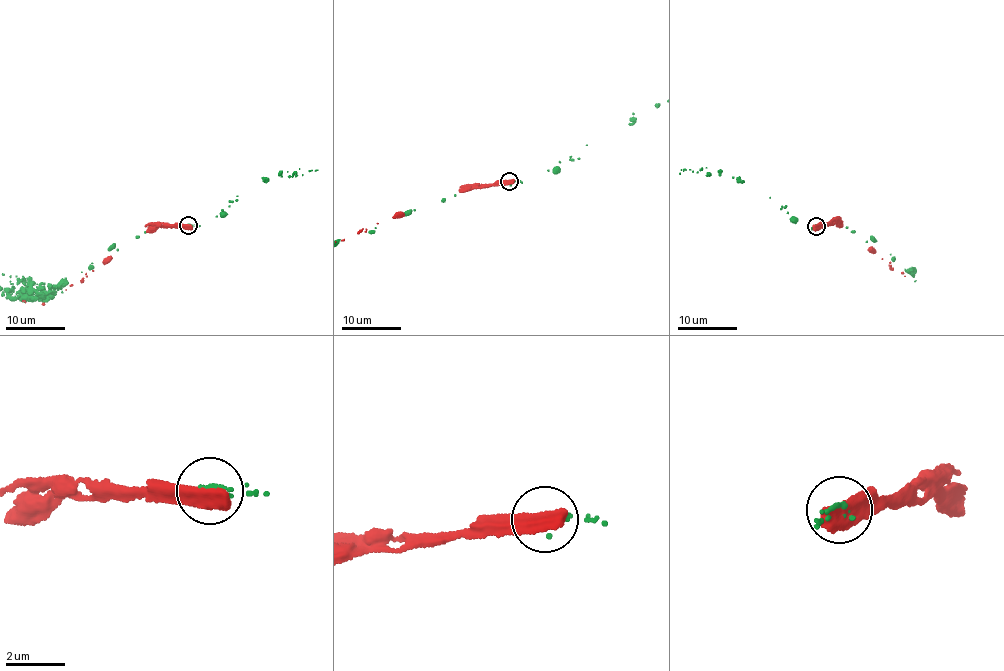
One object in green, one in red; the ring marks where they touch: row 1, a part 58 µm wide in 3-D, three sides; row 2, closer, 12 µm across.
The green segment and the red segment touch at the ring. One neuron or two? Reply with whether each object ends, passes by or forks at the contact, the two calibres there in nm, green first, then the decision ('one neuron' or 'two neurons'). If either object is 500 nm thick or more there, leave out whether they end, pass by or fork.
calibres 120 and 650 nm; two neurons

